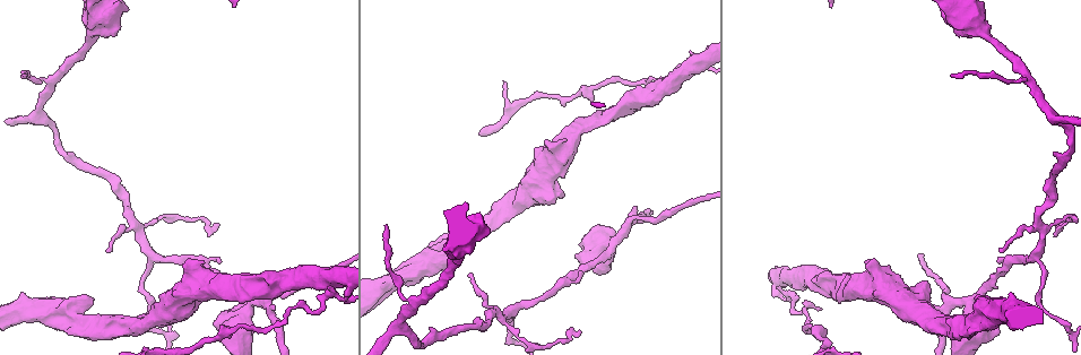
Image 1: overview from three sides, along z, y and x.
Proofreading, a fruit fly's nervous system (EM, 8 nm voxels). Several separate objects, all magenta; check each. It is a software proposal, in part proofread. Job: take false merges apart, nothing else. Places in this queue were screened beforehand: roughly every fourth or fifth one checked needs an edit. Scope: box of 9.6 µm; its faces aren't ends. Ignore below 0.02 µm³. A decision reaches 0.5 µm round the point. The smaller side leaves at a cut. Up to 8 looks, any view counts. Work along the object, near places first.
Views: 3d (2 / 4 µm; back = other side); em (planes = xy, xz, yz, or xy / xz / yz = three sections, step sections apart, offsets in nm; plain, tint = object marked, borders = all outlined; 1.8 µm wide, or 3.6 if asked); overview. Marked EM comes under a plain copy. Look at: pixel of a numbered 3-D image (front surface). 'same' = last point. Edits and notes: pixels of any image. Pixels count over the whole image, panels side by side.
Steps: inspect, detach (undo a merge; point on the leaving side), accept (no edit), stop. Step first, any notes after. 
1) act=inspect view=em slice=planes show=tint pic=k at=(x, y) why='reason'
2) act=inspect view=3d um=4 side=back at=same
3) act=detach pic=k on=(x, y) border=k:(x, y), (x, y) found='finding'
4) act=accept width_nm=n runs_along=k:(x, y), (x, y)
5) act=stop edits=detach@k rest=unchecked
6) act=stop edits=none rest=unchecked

act=inspect view=3d um=4 pic=1 at=(681, 75) why='four-way junction'

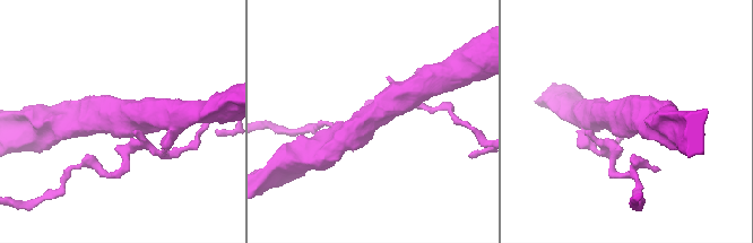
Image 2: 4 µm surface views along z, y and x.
act=inspect view=em um=3.6 slice=planes show=tint pic=2 at=(626, 122) arms=4

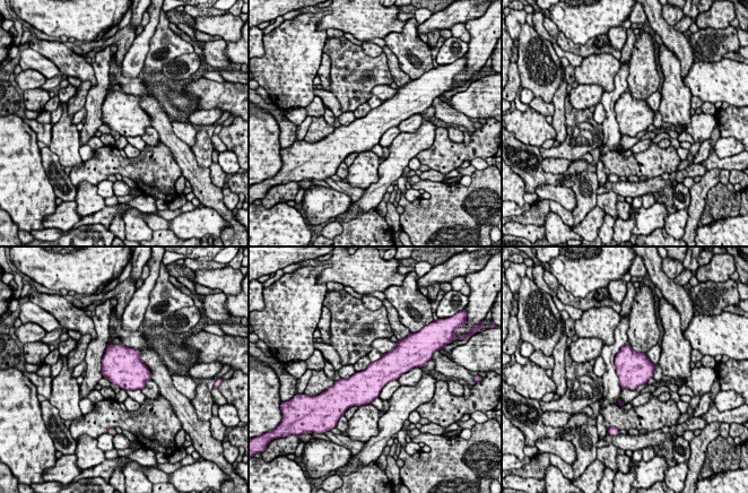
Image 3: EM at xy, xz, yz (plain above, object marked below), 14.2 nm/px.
act=accept width_nm=380 found='continuous, no second neuron'

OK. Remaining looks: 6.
act=inspect view=em slice=planes show=tint pic=1 at=(608, 115) why='abrupt turn'

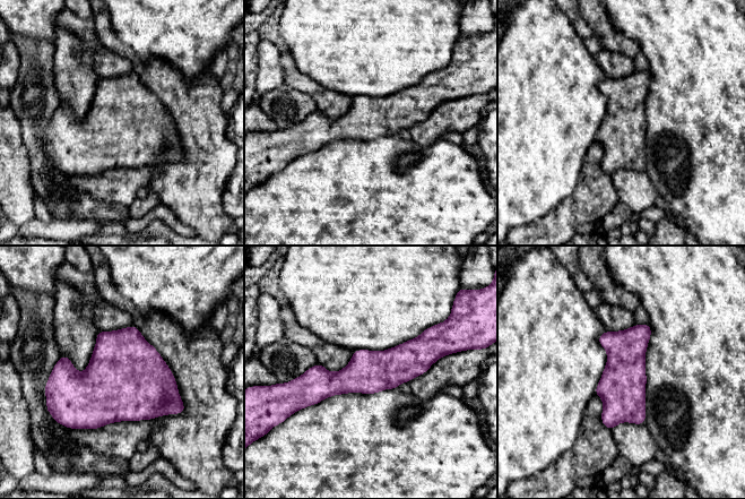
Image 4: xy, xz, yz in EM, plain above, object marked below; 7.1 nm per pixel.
act=accept width_nm=300 runs_along=4:(436, 355), (351, 379), (303, 378) found='all the same neuron'

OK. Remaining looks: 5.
act=inspect view=em um=3.6 slice=planes show=tint pic=1 at=(553, 157) why='sharp bend'

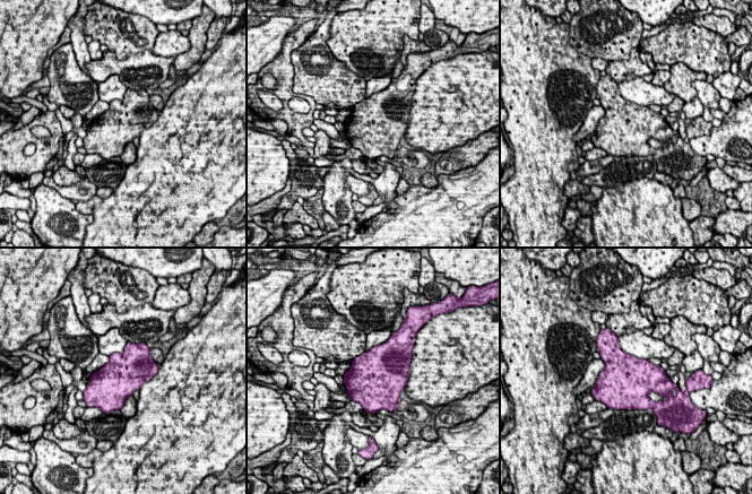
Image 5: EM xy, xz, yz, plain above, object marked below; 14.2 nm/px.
act=accept width_nm=600 found='one neuron here'

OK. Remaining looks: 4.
act=stop edits=none rest=unchecked

